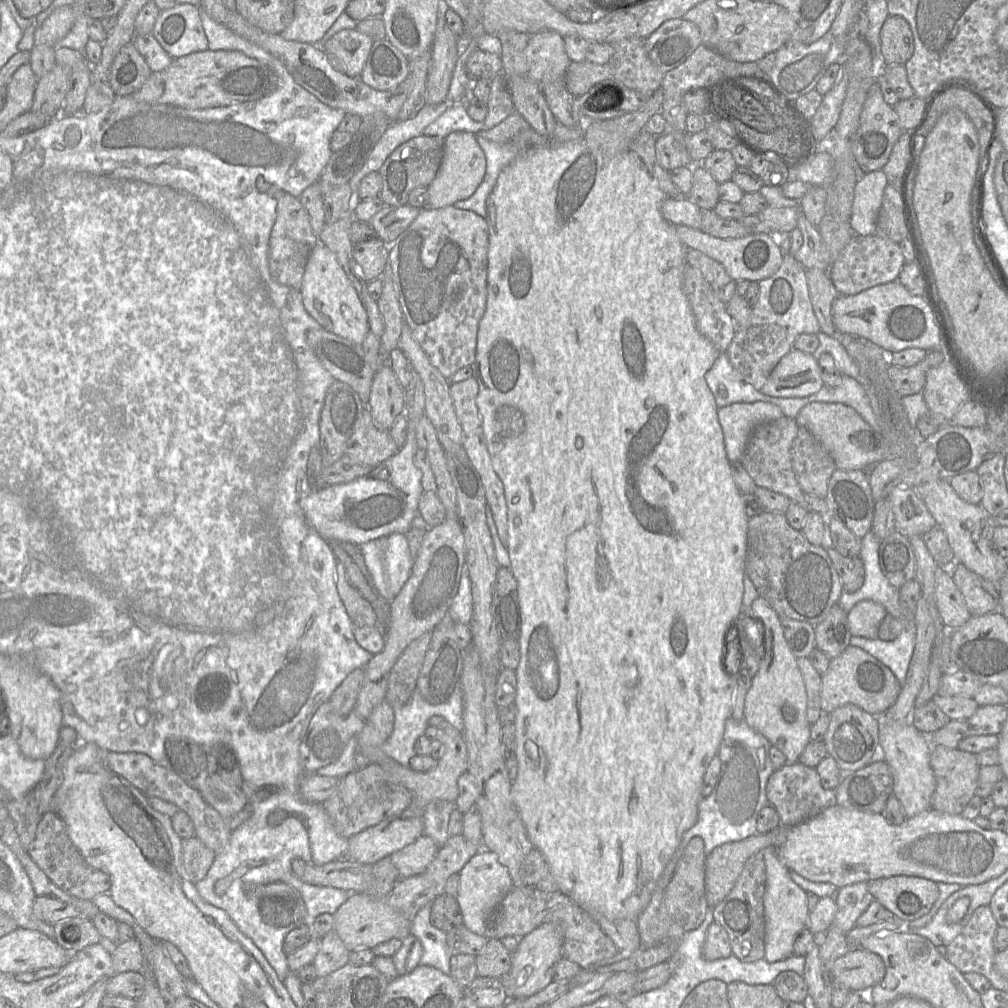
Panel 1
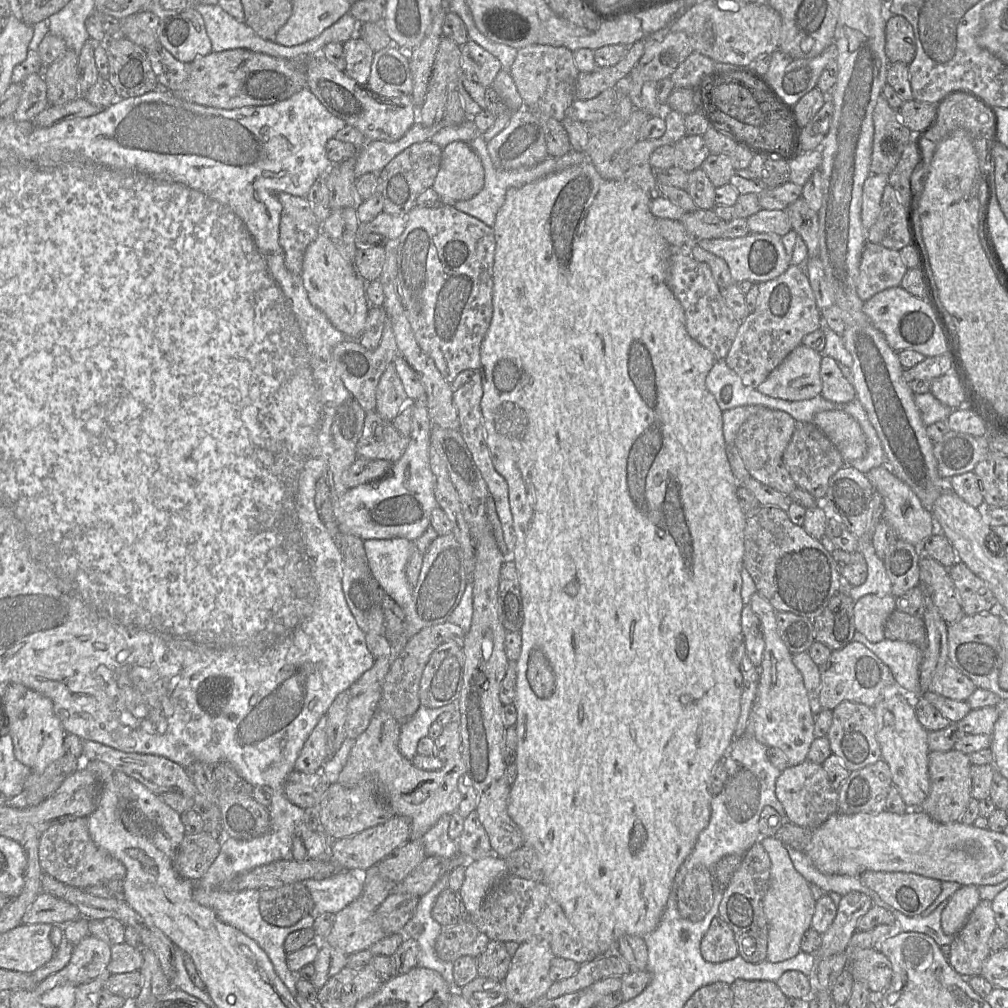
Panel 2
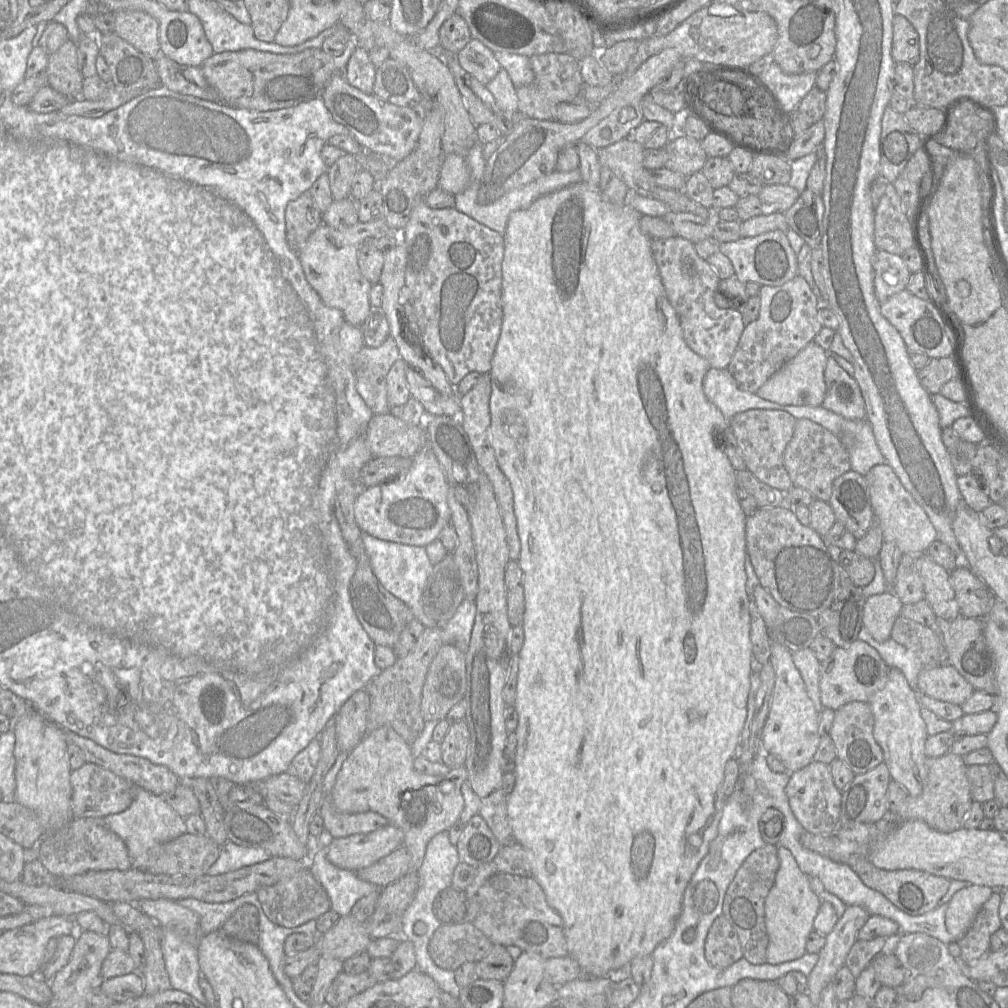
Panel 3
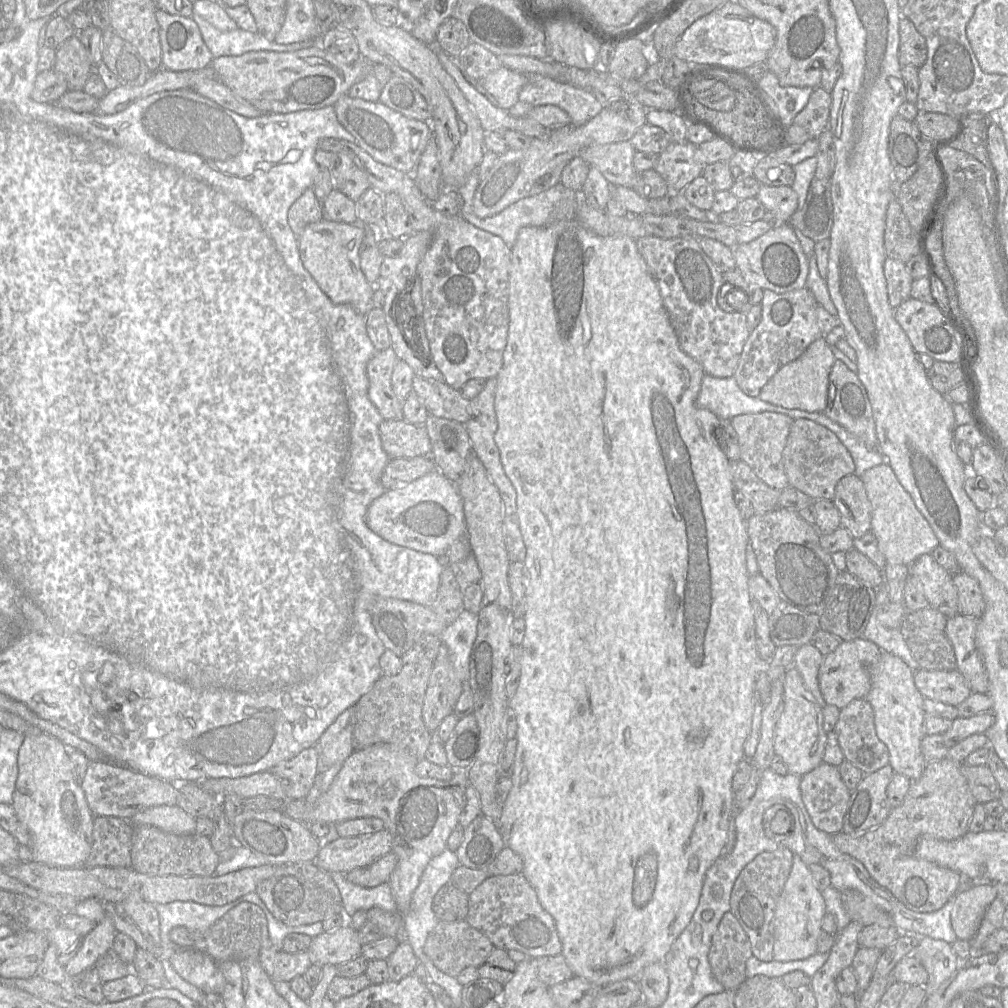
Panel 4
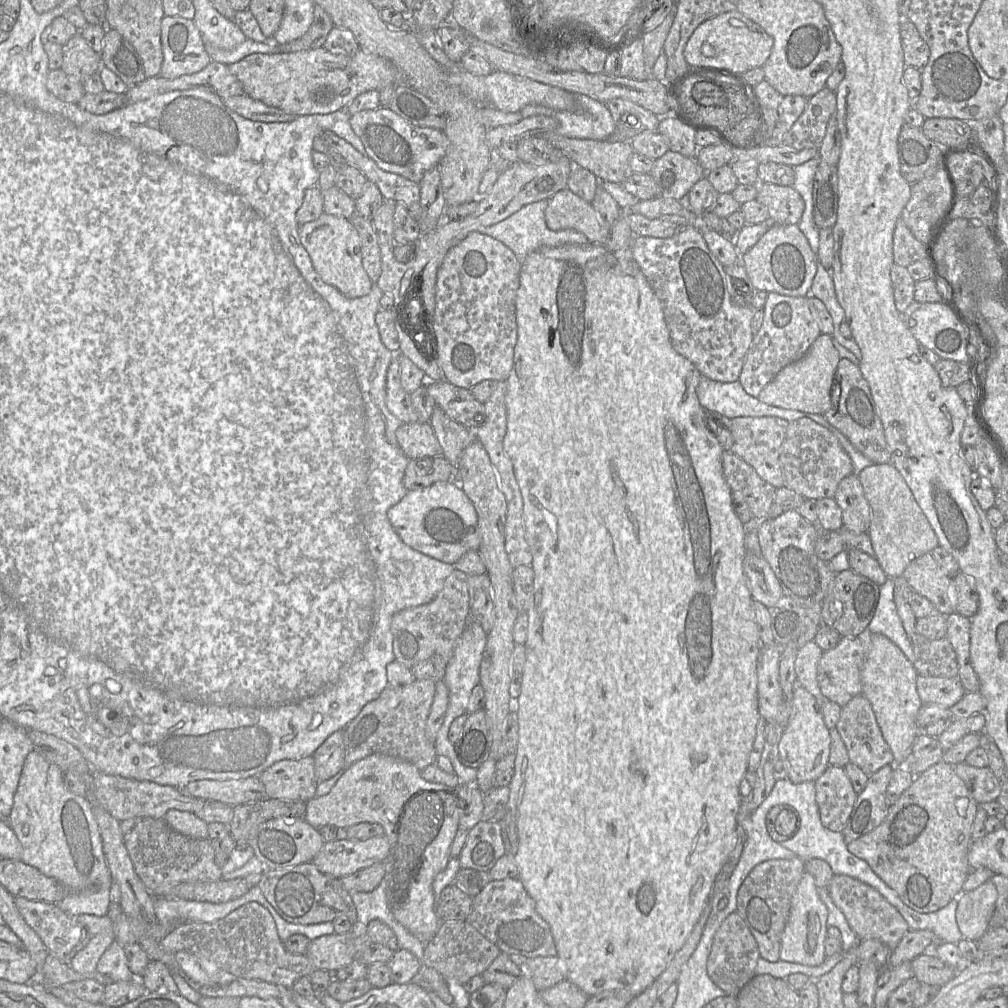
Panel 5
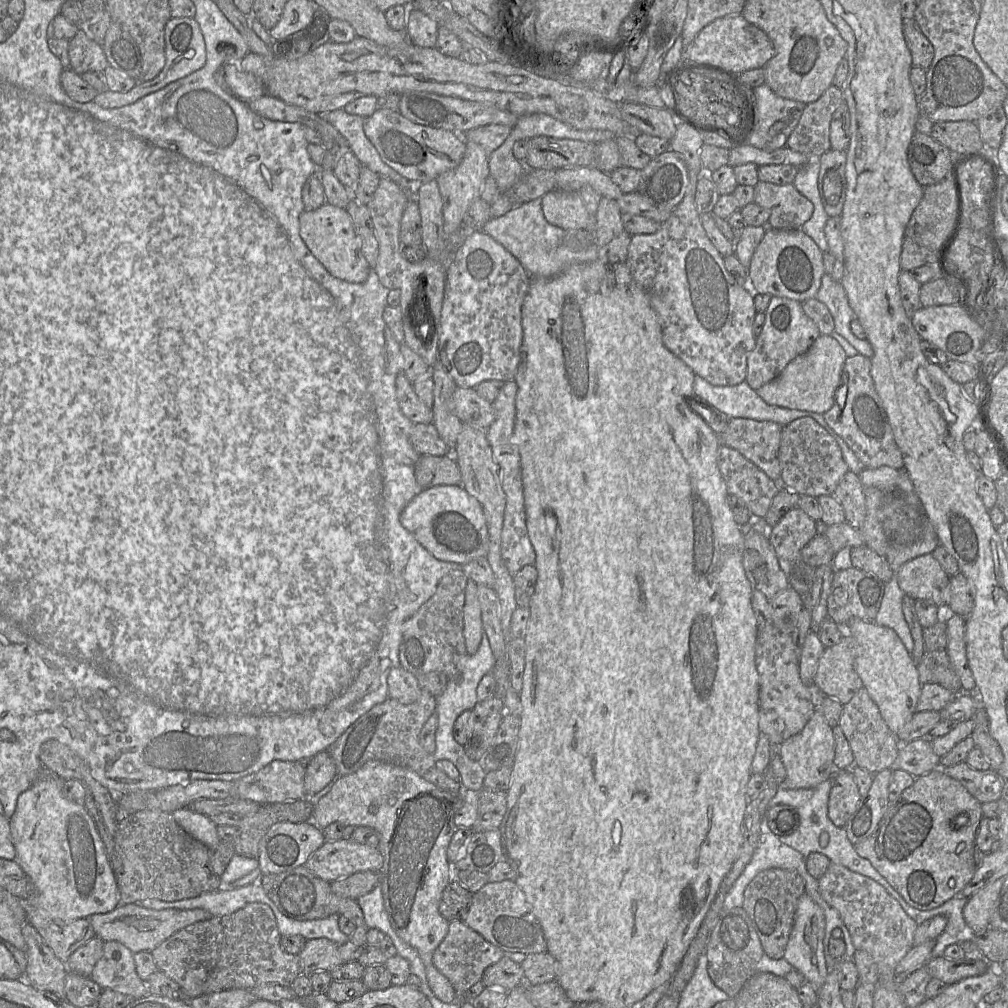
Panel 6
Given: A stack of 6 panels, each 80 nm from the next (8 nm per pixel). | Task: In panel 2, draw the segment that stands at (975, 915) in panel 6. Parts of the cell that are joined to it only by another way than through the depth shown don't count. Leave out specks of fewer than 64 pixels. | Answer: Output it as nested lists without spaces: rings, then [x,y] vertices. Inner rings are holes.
[[[965,885],[958,889],[948,901],[941,915],[943,931],[955,936],[965,925],[969,915],[981,901],[977,886]]]

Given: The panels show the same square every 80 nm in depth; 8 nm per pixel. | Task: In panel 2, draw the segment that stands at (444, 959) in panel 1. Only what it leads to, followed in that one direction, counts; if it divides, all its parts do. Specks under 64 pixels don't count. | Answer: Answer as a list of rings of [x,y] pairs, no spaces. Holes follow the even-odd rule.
[[[450,873],[444,874],[430,891],[420,897],[416,912],[405,925],[403,934],[417,940],[420,950],[418,953],[418,966],[438,972],[452,992],[458,991],[453,976],[453,962],[441,960],[435,951],[436,939],[443,930],[432,917],[432,909],[438,895],[448,888]]]

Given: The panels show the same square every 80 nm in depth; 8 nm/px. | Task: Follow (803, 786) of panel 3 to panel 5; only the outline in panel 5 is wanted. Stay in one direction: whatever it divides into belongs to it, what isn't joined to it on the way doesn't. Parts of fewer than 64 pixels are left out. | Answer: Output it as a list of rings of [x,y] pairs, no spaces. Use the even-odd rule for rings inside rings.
[[[829,765],[815,780],[815,791],[822,824],[833,832],[842,832],[857,798],[844,768]]]

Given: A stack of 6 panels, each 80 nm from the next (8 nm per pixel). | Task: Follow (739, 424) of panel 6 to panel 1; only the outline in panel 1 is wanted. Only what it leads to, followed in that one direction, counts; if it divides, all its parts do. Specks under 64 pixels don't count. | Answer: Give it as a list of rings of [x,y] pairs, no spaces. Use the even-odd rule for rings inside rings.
[[[784,415],[777,420],[760,424],[752,431],[742,455],[742,465],[757,486],[785,495],[791,502],[798,501],[803,494],[791,461],[792,443],[797,433],[795,419]]]

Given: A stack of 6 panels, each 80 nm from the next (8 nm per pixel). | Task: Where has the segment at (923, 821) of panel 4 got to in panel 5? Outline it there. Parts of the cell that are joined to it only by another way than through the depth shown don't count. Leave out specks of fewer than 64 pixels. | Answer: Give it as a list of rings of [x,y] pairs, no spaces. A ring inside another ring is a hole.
[[[941,761],[916,775],[911,786],[889,808],[888,815],[874,830],[847,842],[847,849],[865,860],[872,870],[892,888],[902,902],[920,913],[945,907],[962,890],[971,872],[968,851],[972,843],[972,825],[980,804],[956,774],[955,765]]]

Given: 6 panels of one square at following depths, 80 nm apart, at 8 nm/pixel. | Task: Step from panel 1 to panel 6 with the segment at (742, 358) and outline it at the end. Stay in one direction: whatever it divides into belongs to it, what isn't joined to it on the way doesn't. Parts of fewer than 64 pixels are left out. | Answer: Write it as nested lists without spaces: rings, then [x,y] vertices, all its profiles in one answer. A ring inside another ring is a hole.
[[[772,296],[764,313],[765,323],[747,359],[745,381],[755,391],[779,376],[788,363],[808,351],[820,336],[817,325],[805,314],[799,301]]]

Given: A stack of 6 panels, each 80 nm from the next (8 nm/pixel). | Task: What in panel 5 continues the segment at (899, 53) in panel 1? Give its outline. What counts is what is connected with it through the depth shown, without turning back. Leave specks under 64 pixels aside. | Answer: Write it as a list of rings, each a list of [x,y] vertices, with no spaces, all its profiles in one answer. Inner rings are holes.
[[[902,19],[900,34],[906,67],[923,69],[928,63],[930,49],[916,26],[909,19]]]

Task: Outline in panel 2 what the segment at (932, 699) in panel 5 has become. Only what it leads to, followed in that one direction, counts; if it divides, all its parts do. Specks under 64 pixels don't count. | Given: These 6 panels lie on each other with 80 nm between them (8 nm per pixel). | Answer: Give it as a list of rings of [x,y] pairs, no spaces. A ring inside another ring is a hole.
[[[948,664],[937,673],[929,691],[952,700],[967,701],[975,689],[975,684],[967,676]]]

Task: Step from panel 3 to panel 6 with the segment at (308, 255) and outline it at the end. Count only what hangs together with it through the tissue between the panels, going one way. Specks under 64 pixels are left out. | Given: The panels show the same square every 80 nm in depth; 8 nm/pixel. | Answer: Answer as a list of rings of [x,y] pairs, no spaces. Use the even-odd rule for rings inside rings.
[[[325,202],[316,210],[304,210],[299,224],[300,236],[306,246],[332,276],[350,283],[366,281],[371,268],[362,253],[361,239],[346,208]]]

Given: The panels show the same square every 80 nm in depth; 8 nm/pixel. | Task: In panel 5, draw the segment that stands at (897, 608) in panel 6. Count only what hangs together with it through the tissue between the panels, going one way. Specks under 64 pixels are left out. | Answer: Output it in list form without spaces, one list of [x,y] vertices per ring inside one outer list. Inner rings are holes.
[[[887,578],[880,586],[878,604],[867,632],[886,636],[901,649],[909,661],[914,663],[913,648],[894,602],[894,578]]]

